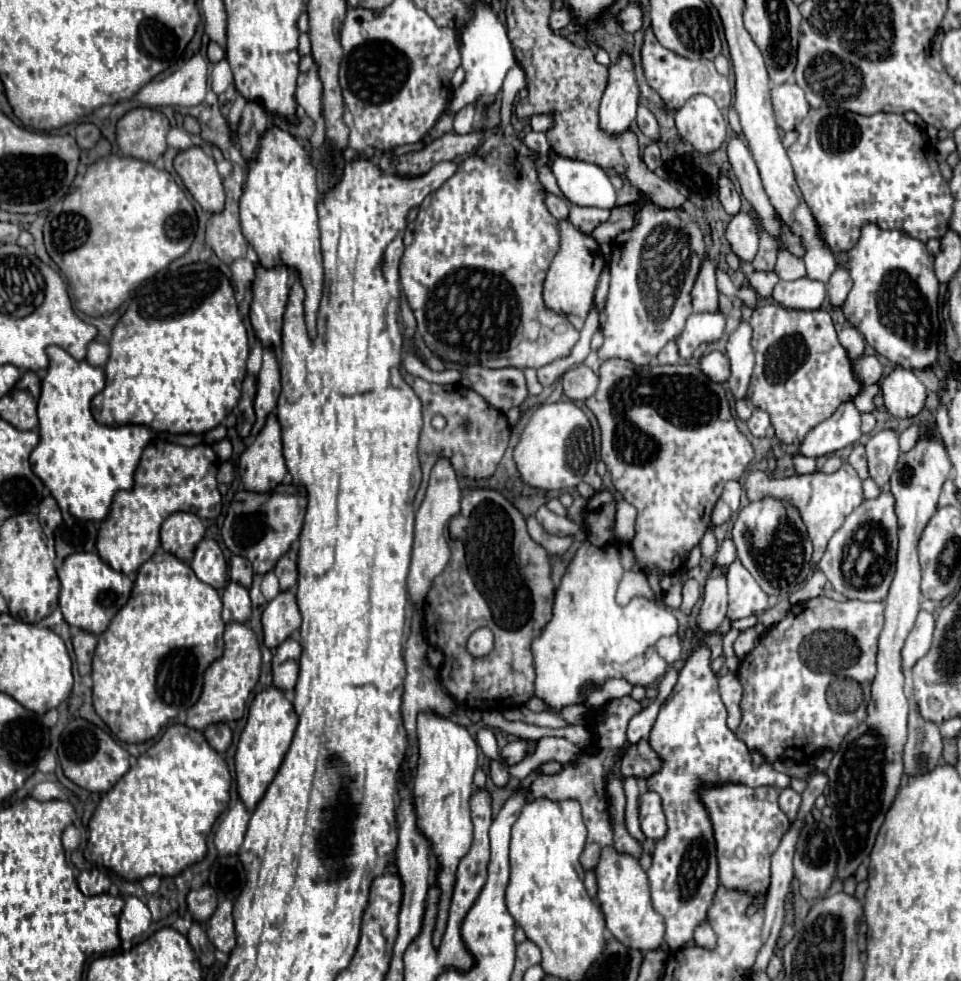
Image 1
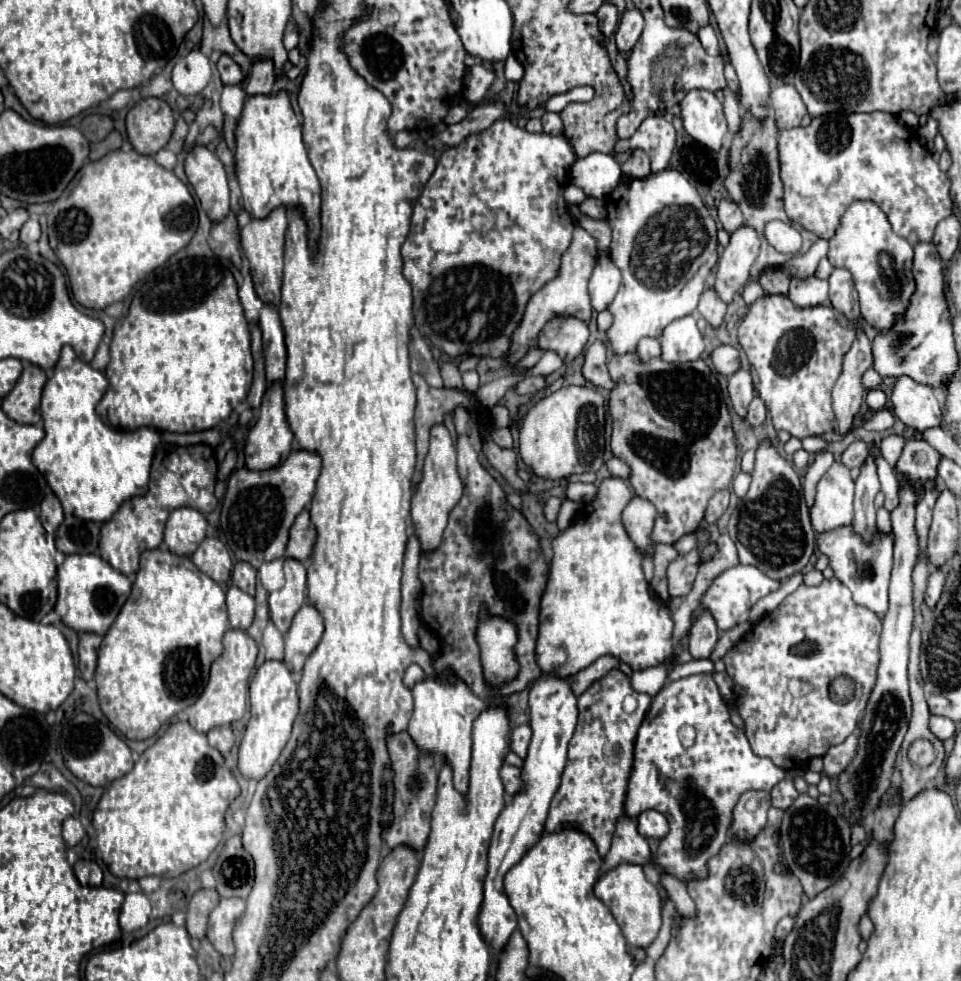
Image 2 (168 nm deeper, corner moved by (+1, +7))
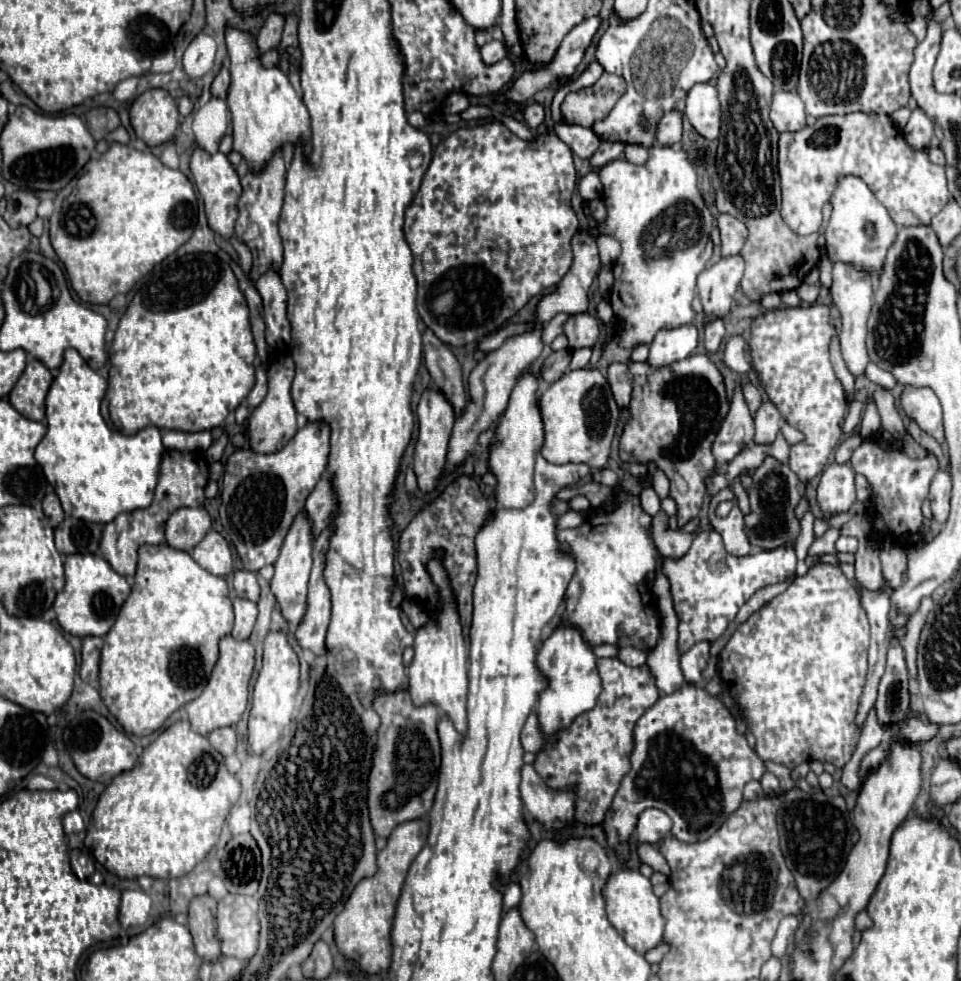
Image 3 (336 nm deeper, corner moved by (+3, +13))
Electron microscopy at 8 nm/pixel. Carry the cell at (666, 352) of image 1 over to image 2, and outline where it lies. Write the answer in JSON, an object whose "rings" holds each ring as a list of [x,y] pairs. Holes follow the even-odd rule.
{"rings":[[[643,338],[639,344],[637,344],[637,356],[641,360],[651,360],[655,356],[661,354],[661,344],[657,338]]]}

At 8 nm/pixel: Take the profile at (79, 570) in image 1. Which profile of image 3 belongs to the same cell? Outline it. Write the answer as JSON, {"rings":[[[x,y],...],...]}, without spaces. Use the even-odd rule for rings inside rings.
{"rings":[[[69,554],[65,558],[65,588],[57,594],[53,610],[61,628],[75,636],[105,636],[113,626],[117,612],[129,596],[129,582],[117,574],[109,562],[95,554]]]}

